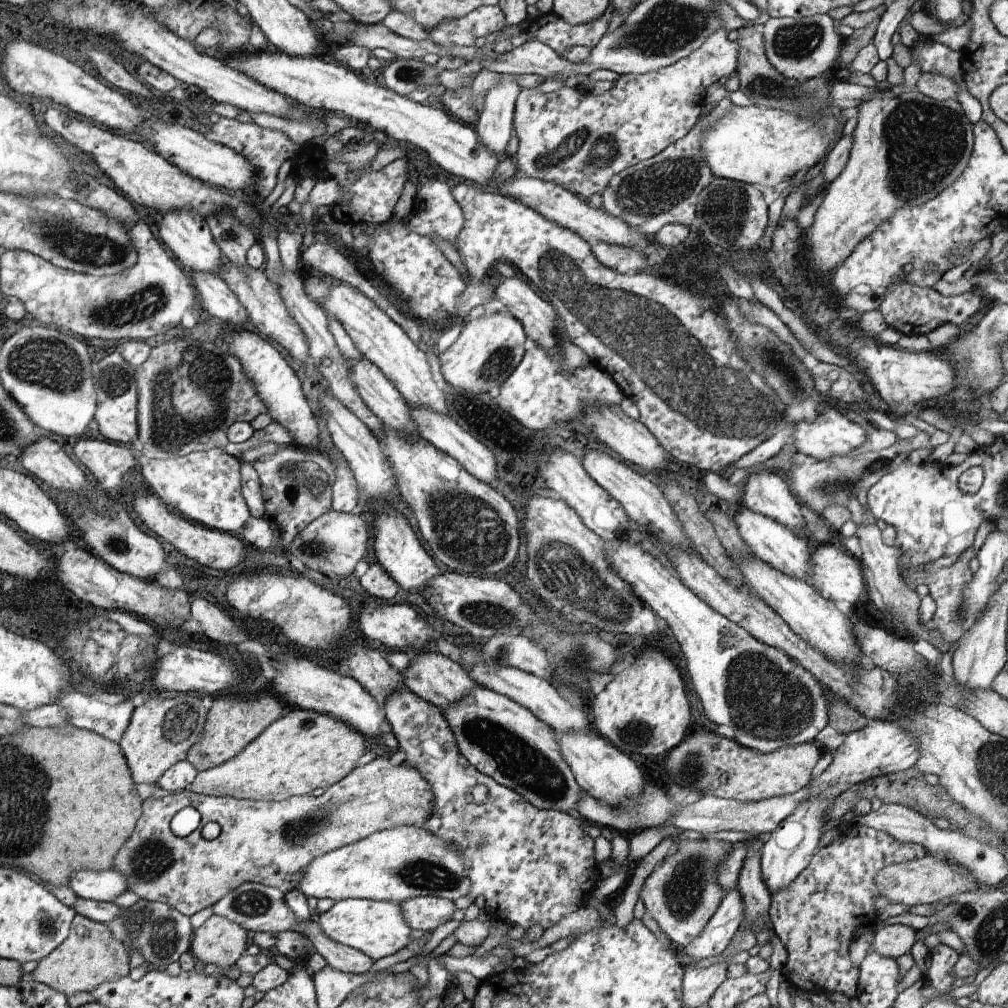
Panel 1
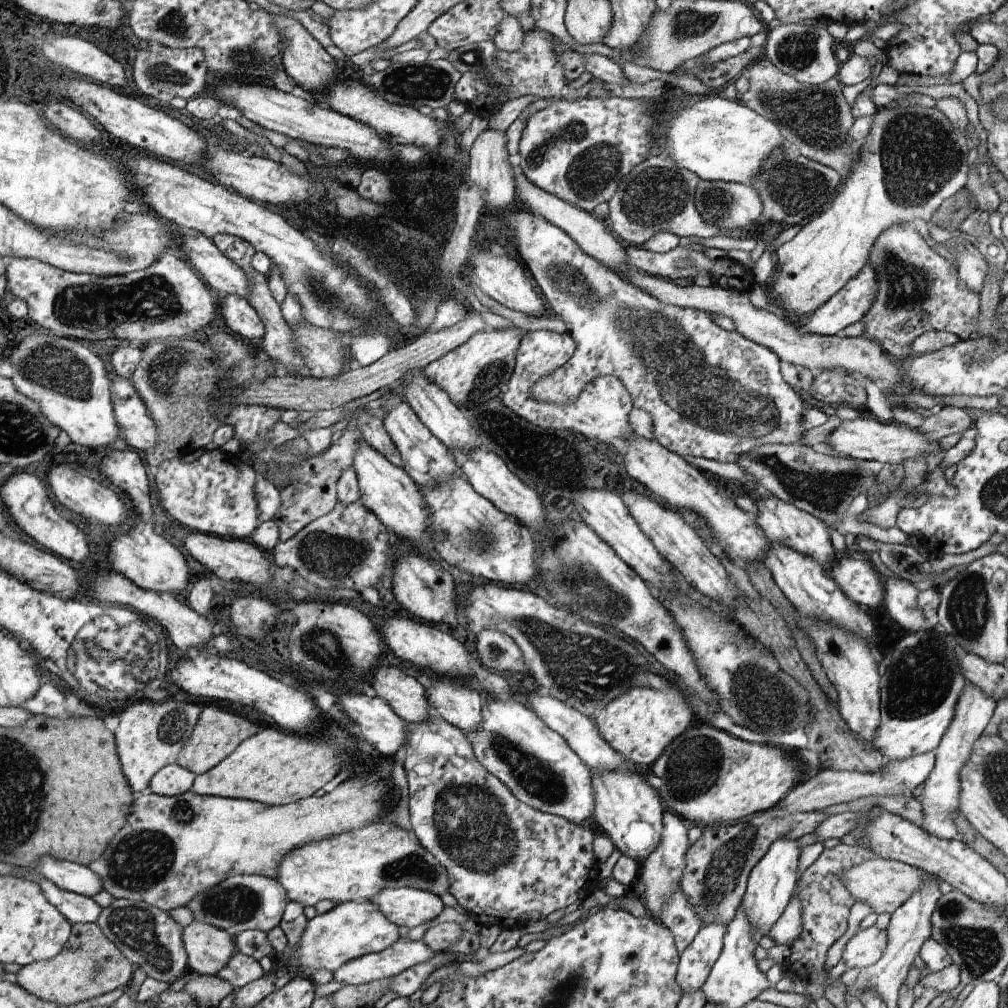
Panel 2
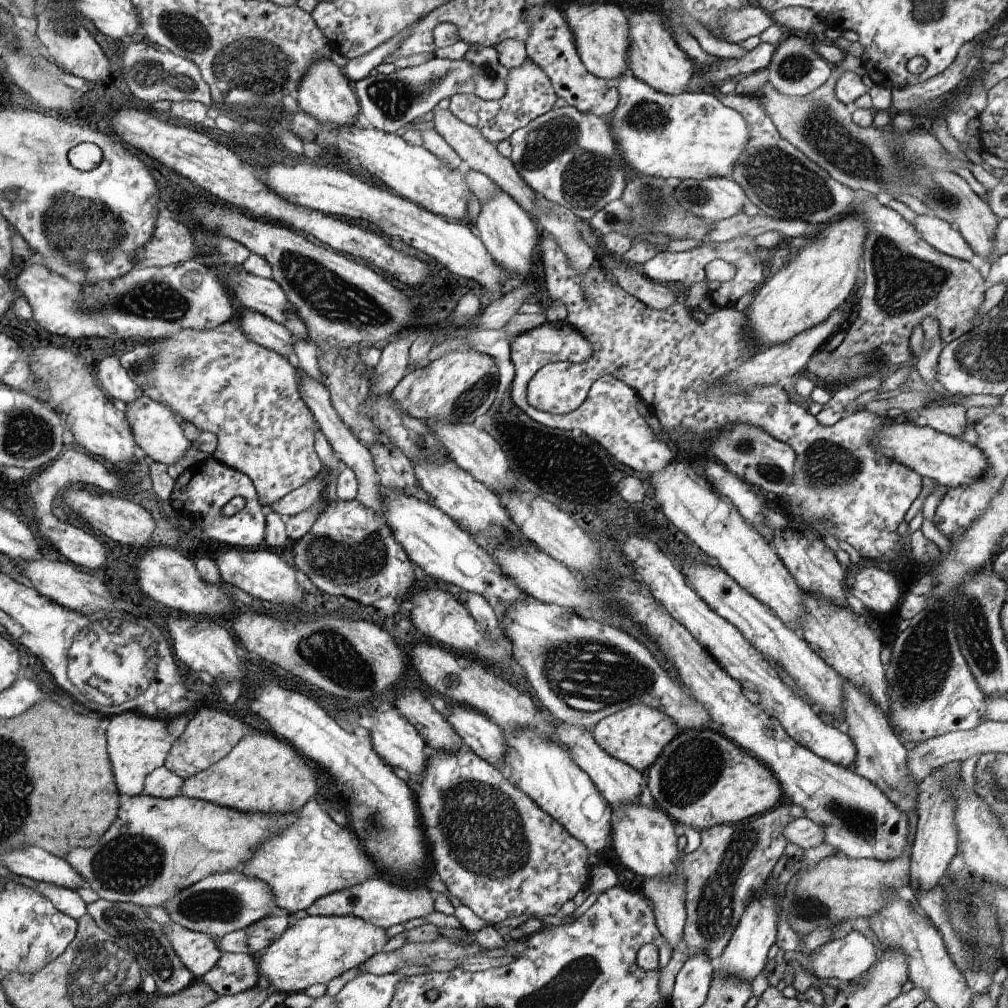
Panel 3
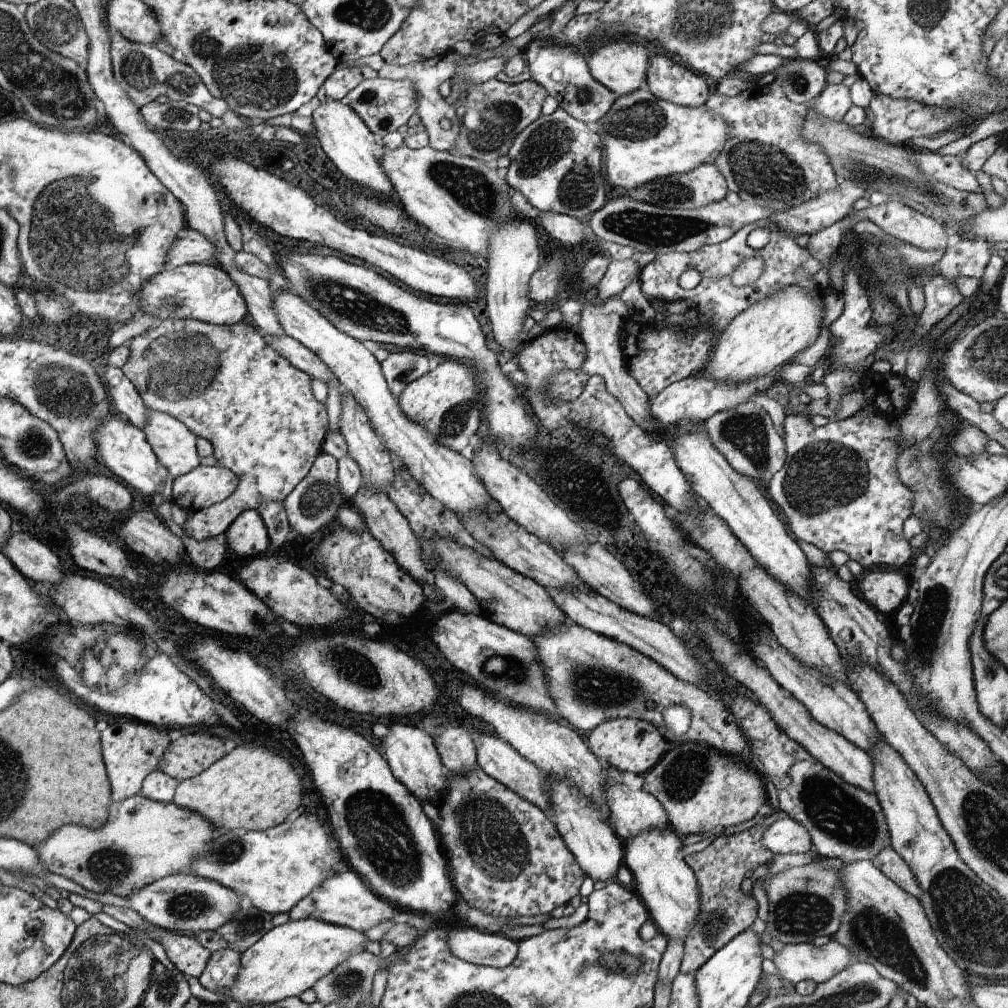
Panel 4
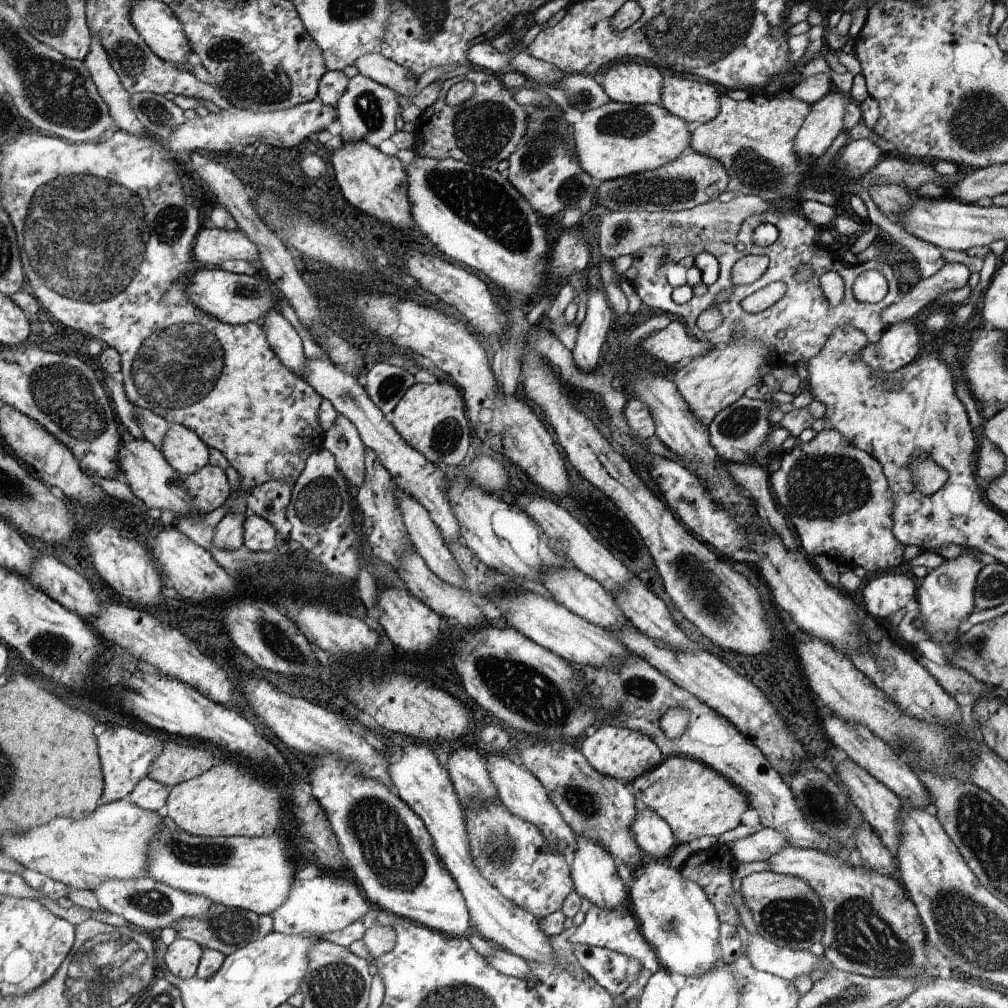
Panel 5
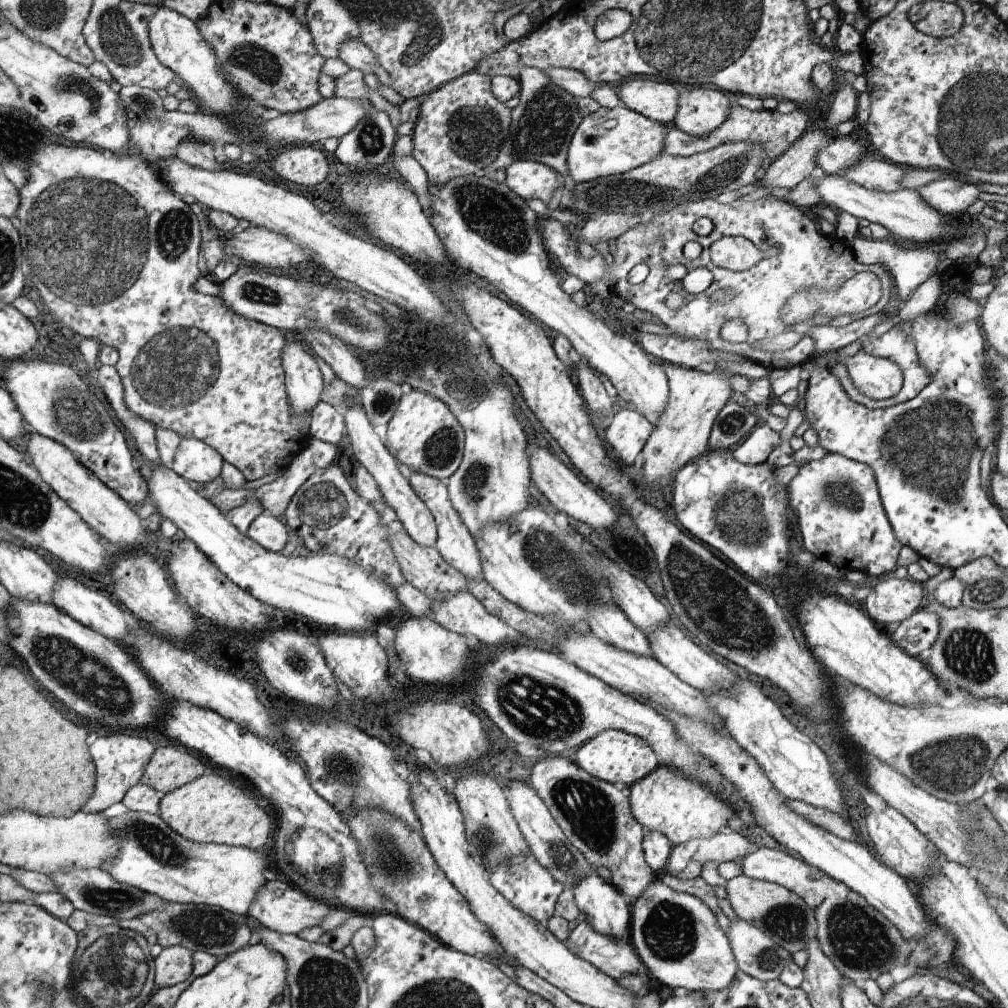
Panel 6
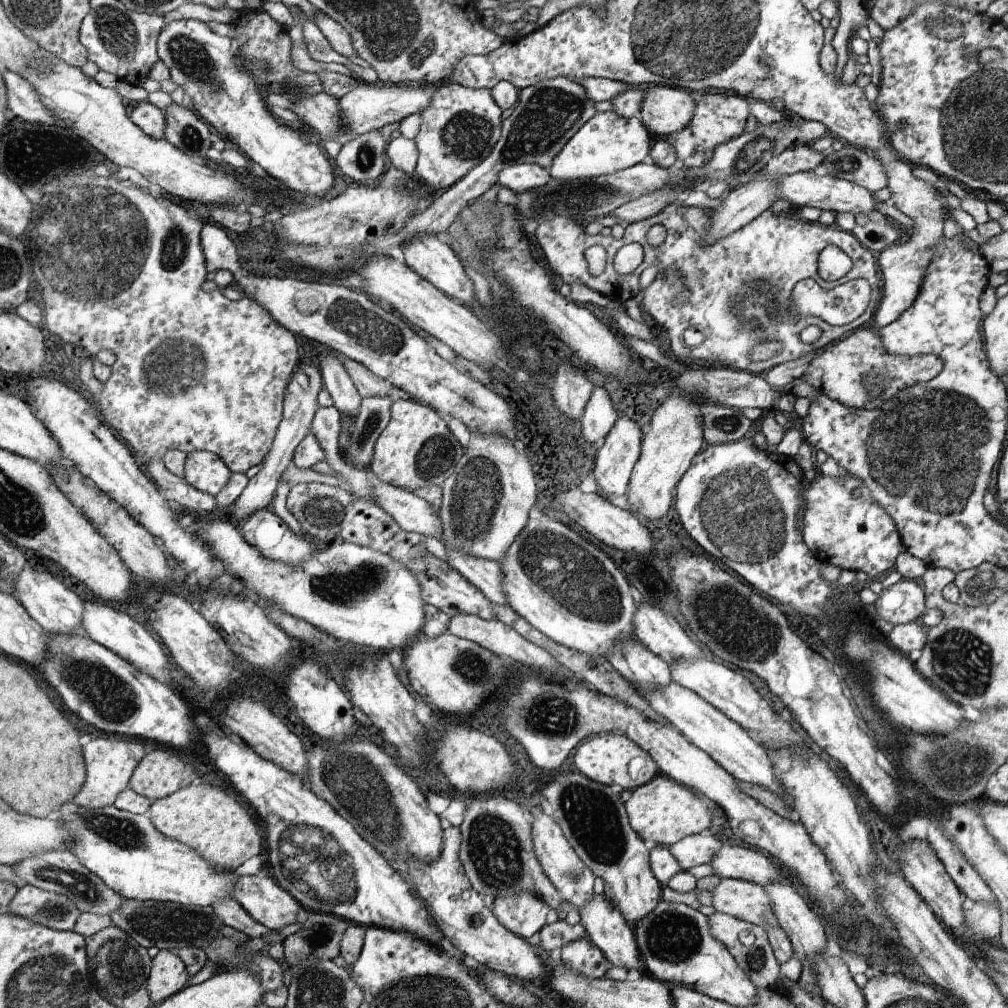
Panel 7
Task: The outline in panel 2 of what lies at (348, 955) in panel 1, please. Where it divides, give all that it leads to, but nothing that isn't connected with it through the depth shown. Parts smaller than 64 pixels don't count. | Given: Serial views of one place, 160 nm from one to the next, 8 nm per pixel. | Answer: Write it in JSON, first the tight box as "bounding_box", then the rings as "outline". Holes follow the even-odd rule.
{"bounding_box":[333,938,436,985],"outline":[[[400,938],[396,944],[379,953],[368,953],[349,960],[333,972],[344,972],[348,985],[360,985],[394,977],[407,968],[429,961],[436,953],[424,941]]]}

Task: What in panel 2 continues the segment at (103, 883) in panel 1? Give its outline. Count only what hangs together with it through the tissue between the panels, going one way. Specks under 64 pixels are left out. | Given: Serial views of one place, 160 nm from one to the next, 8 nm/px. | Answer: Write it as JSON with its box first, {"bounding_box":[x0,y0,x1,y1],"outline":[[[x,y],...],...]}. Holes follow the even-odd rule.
{"bounding_box":[36,856,104,897],"outline":[[[46,856],[39,859],[36,871],[42,873],[44,879],[53,882],[58,888],[79,895],[92,897],[104,890],[101,876],[89,866],[80,863]]]}

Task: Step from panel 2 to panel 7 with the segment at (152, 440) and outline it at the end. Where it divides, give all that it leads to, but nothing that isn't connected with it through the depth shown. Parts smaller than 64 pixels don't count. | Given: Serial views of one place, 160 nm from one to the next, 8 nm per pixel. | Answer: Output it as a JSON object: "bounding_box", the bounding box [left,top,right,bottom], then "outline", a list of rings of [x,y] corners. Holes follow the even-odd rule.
{"bounding_box":[184,450,232,496],"outline":[[[198,450],[187,455],[184,479],[200,492],[212,496],[220,494],[220,490],[224,490],[230,482],[232,473],[224,460],[212,452]]]}

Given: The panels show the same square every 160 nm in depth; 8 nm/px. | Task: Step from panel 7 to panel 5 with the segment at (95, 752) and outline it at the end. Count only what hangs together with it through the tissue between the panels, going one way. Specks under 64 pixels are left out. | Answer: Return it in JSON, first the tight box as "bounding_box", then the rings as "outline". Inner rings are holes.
{"bounding_box":[98,726,164,804],"outline":[[[130,726],[107,727],[98,738],[102,738],[102,770],[106,770],[106,798],[102,798],[102,804],[119,801],[128,798],[129,794],[140,784],[143,778],[149,776],[149,769],[152,763],[164,752],[164,742],[158,736],[144,734],[140,730],[130,728]]]}

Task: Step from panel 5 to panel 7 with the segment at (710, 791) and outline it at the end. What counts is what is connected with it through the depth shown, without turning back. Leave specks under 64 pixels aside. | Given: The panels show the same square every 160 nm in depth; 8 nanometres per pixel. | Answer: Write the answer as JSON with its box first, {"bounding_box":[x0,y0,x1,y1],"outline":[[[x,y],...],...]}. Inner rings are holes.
{"bounding_box":[625,774,712,847],"outline":[[[663,774],[656,775],[644,786],[632,791],[630,799],[625,802],[629,823],[643,840],[652,840],[658,845],[671,847],[685,836],[701,833],[710,828],[712,815],[706,804],[696,796],[693,789],[676,782]]]}

